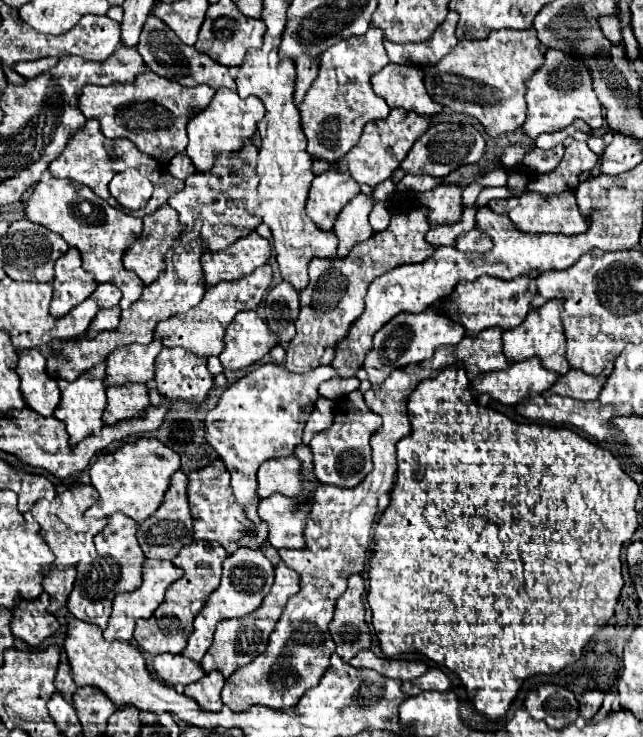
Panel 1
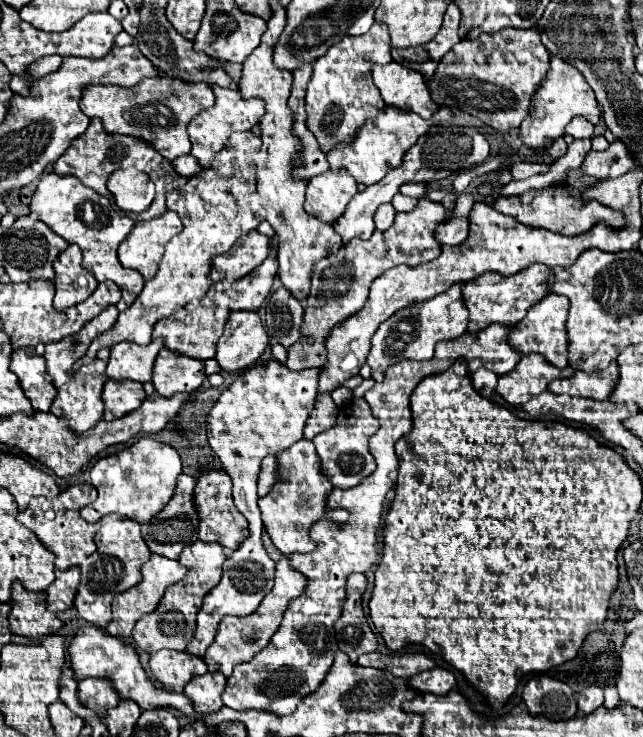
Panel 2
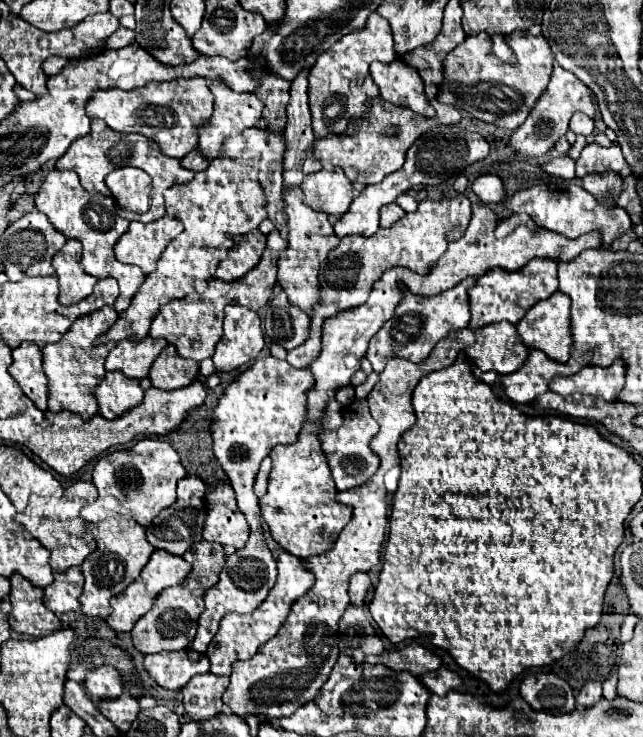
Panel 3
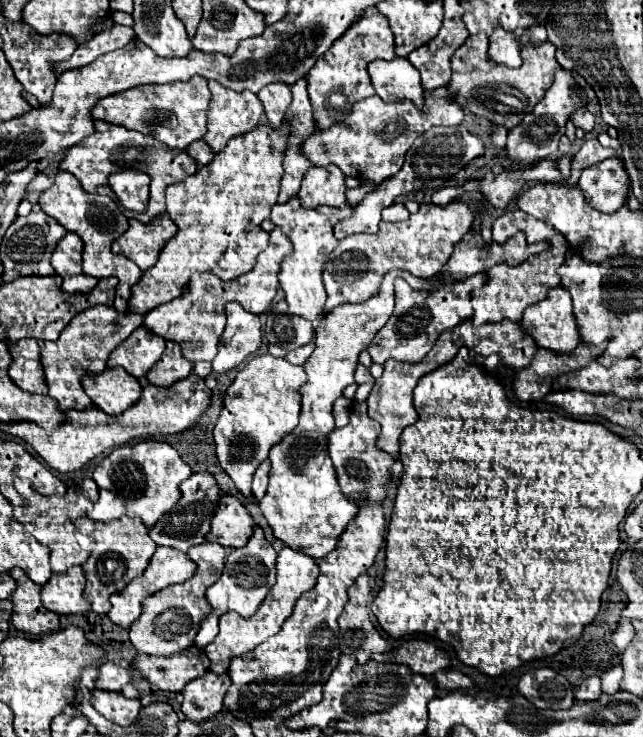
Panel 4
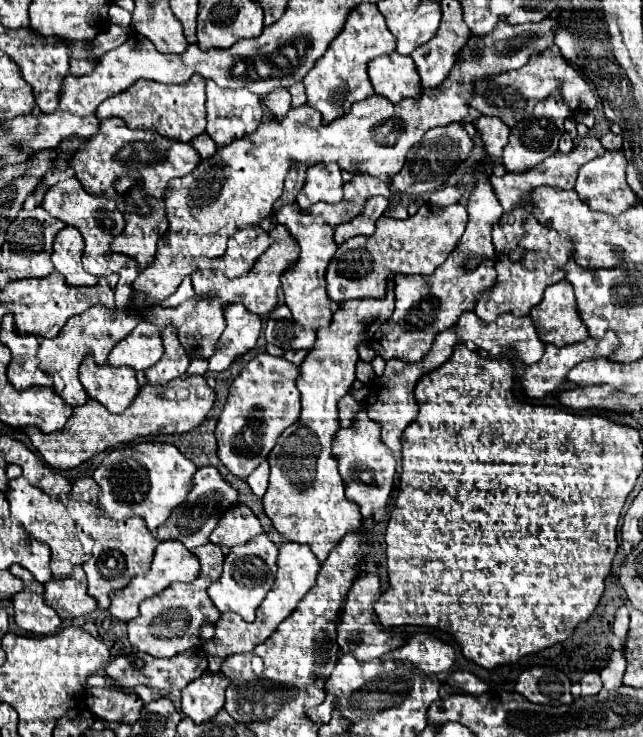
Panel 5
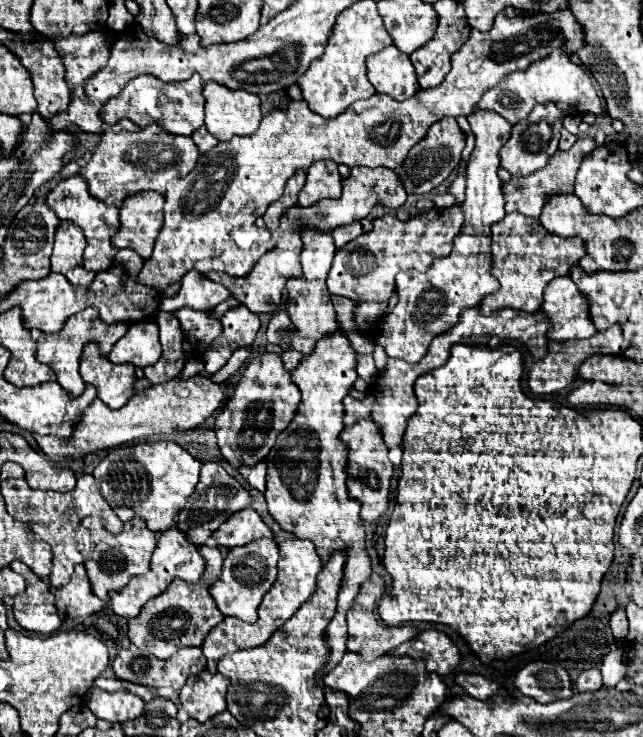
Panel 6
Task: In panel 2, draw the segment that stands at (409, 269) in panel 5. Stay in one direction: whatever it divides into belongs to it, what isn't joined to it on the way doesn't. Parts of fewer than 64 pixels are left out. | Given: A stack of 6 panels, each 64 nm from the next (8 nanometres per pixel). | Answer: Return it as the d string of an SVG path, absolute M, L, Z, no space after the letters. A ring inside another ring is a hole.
M464 192L456 198L456 208L454 208L454 218L458 216L468 216L474 206L474 196L470 192ZM420 198L412 212L402 212L394 218L394 224L386 232L374 232L370 240L352 240L342 246L336 254L330 254L324 260L318 260L312 268L312 286L308 300L302 300L304 306L304 328L302 338L288 348L288 370L306 370L326 364L326 338L334 326L342 324L348 316L360 312L368 298L370 284L386 270L408 264L416 266L440 256L440 244L434 240L434 230L438 224L444 224L448 214L442 204L436 204L428 198Z

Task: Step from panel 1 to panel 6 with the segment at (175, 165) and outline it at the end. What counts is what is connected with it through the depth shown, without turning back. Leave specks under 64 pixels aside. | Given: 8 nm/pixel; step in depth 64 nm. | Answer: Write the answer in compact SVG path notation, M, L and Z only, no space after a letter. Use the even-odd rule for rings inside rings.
M204 126L192 134L192 140L194 140L194 144L198 146L198 150L200 150L202 154L208 152L210 148L214 148L214 146L218 144L218 140L216 140Z

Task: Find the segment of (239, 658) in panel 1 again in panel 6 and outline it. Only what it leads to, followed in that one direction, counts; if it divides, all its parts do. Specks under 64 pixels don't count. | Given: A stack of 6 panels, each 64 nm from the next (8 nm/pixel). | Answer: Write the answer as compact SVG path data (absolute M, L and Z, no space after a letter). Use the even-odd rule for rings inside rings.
M288 538L278 542L280 546L280 560L278 560L278 580L274 582L274 586L268 590L268 594L264 596L260 608L258 608L258 620L254 624L248 624L240 618L234 616L226 616L214 630L210 630L210 634L206 636L204 644L202 644L202 652L208 660L208 672L216 672L218 660L222 658L222 654L228 652L238 652L244 648L256 648L260 644L264 644L274 632L276 628L280 628L288 618L292 618L292 614L304 604L304 600L308 600L312 596L312 592L316 590L316 576L322 570L322 560L318 558L314 544L310 540L300 540L300 538Z

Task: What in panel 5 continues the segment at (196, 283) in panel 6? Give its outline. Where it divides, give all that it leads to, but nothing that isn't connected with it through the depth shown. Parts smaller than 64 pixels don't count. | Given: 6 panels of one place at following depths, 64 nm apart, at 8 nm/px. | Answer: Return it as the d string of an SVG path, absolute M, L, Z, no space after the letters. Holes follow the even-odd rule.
M190 276L184 278L184 282L182 282L180 288L176 290L176 294L172 294L168 300L164 300L162 306L176 306L176 304L182 304L186 298L196 298L194 288L192 288L192 284L190 284Z

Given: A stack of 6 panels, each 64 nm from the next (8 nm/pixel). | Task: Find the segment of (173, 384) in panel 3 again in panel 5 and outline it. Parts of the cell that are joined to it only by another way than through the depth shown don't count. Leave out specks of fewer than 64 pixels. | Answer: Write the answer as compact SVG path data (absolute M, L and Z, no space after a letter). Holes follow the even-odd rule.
M172 328L162 330L162 340L164 340L164 356L160 358L160 364L152 366L146 372L146 378L150 384L166 384L182 374L186 374L190 358L186 356L182 344L178 342L178 336Z

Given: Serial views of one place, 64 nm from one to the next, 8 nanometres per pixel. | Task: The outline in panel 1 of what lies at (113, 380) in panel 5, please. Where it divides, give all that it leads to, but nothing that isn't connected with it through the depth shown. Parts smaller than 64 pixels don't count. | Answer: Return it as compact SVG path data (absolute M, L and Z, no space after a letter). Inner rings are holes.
M124 384L106 388L108 406L102 414L106 426L118 424L130 418L144 418L146 408L150 406L148 386L146 384Z

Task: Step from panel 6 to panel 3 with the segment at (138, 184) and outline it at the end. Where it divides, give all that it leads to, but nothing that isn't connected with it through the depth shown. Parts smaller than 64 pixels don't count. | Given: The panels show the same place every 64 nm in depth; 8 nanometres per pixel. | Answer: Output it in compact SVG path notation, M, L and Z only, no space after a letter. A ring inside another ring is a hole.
M96 118L92 120L92 130L88 132L88 136L82 136L80 140L76 140L76 144L72 144L72 148L68 148L68 152L56 162L56 170L74 170L86 190L96 190L100 194L110 194L110 190L104 184L104 178L120 166L136 166L136 168L148 172L152 178L152 206L144 216L134 216L134 220L142 220L142 222L154 222L154 220L162 218L166 212L162 192L176 184L184 184L184 182L192 180L192 176L194 176L194 172L184 170L180 166L180 160L160 154L158 146L152 140L148 140L146 136L114 132L114 130L106 128L106 124L102 120L96 120Z

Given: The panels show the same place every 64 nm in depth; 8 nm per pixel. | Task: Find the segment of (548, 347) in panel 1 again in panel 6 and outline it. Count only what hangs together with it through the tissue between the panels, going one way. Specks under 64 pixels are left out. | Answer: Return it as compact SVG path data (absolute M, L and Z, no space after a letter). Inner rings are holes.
M570 276L556 278L548 284L540 312L544 312L550 320L550 330L546 334L548 340L566 342L596 334L588 314L588 300L580 294Z

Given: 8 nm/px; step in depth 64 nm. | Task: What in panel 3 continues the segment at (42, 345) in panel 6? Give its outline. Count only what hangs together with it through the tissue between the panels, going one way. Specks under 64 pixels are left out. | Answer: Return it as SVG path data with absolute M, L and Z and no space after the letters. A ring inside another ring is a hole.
M104 306L94 314L78 318L60 342L44 346L42 354L44 354L44 372L48 376L48 388L50 388L50 396L48 396L50 412L56 414L56 412L68 410L68 412L80 414L82 420L90 420L92 416L98 414L98 404L96 404L96 396L92 396L92 390L104 378L106 374L104 360L112 350L112 346L116 344L108 342L108 344L94 346L94 340L102 336L108 328L112 328L116 320L118 320L118 312L114 310L114 306Z

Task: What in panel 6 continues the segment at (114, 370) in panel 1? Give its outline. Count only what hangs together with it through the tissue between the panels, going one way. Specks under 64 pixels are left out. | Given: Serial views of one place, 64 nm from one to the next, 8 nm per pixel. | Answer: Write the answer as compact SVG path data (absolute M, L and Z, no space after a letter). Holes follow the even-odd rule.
M152 320L136 322L128 328L126 336L120 338L108 360L114 364L134 364L138 368L146 368L160 360L162 346L158 340L158 324Z

